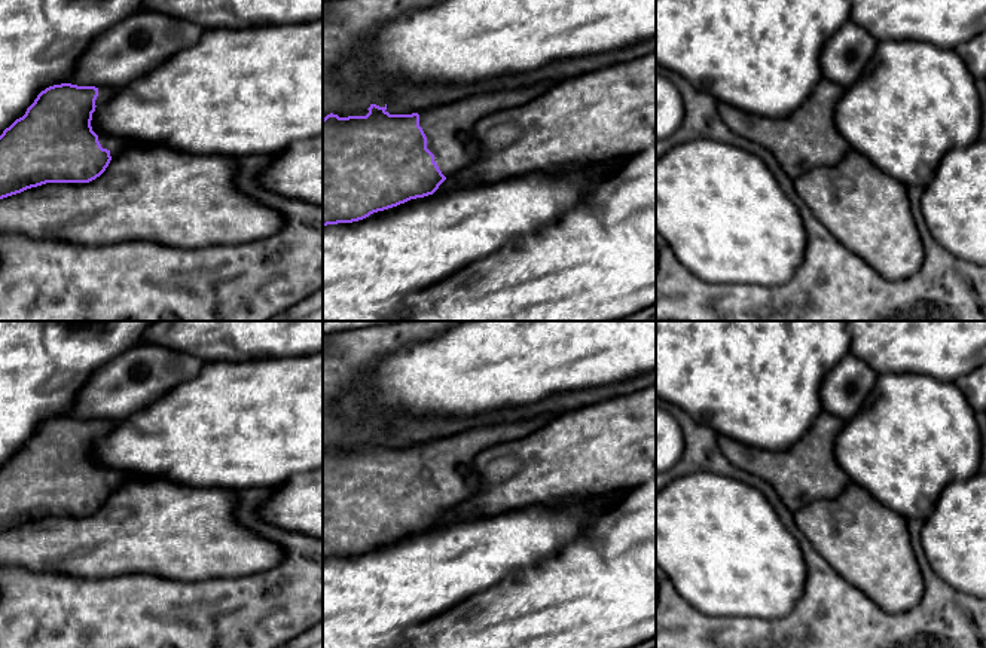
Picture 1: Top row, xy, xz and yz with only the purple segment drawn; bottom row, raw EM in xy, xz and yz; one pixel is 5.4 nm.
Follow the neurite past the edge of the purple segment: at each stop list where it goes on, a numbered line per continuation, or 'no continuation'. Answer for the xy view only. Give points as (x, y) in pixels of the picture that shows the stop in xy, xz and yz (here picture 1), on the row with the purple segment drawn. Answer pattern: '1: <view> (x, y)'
1: xy (115, 144)

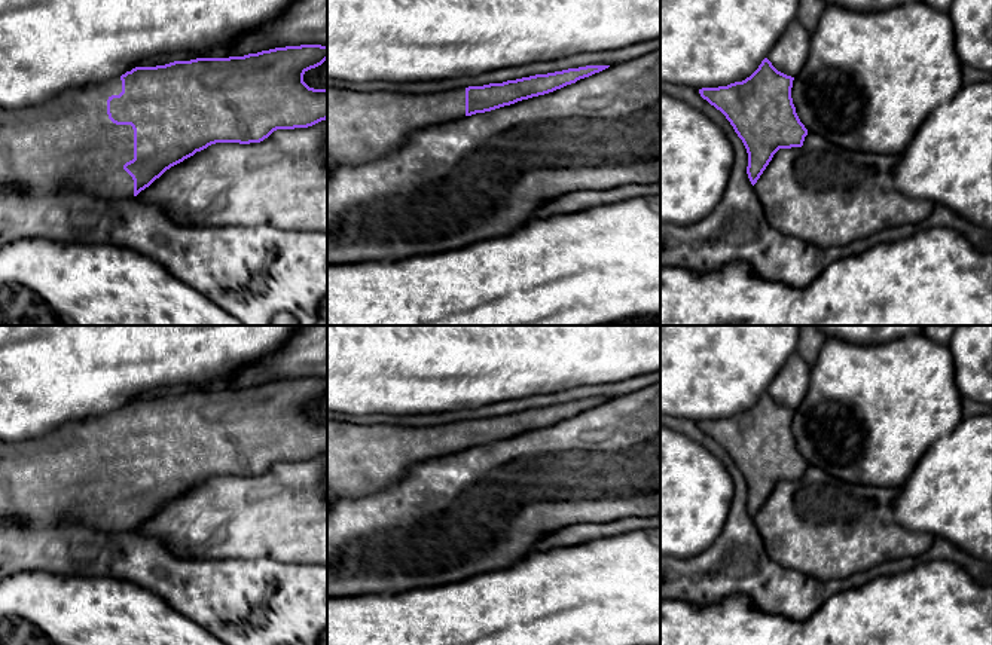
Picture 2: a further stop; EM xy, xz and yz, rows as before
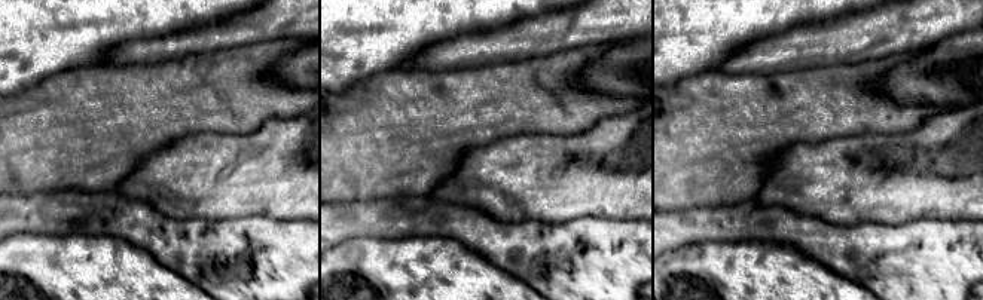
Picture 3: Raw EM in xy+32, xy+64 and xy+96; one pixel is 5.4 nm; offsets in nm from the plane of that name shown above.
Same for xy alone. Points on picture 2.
1: xy (67, 143)

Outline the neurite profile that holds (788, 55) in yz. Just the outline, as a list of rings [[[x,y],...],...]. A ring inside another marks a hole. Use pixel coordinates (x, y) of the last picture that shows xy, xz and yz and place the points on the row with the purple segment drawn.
[[[793,19],[779,36],[778,42],[767,52],[772,65],[791,77],[803,68],[811,51],[811,34],[799,19]]]

